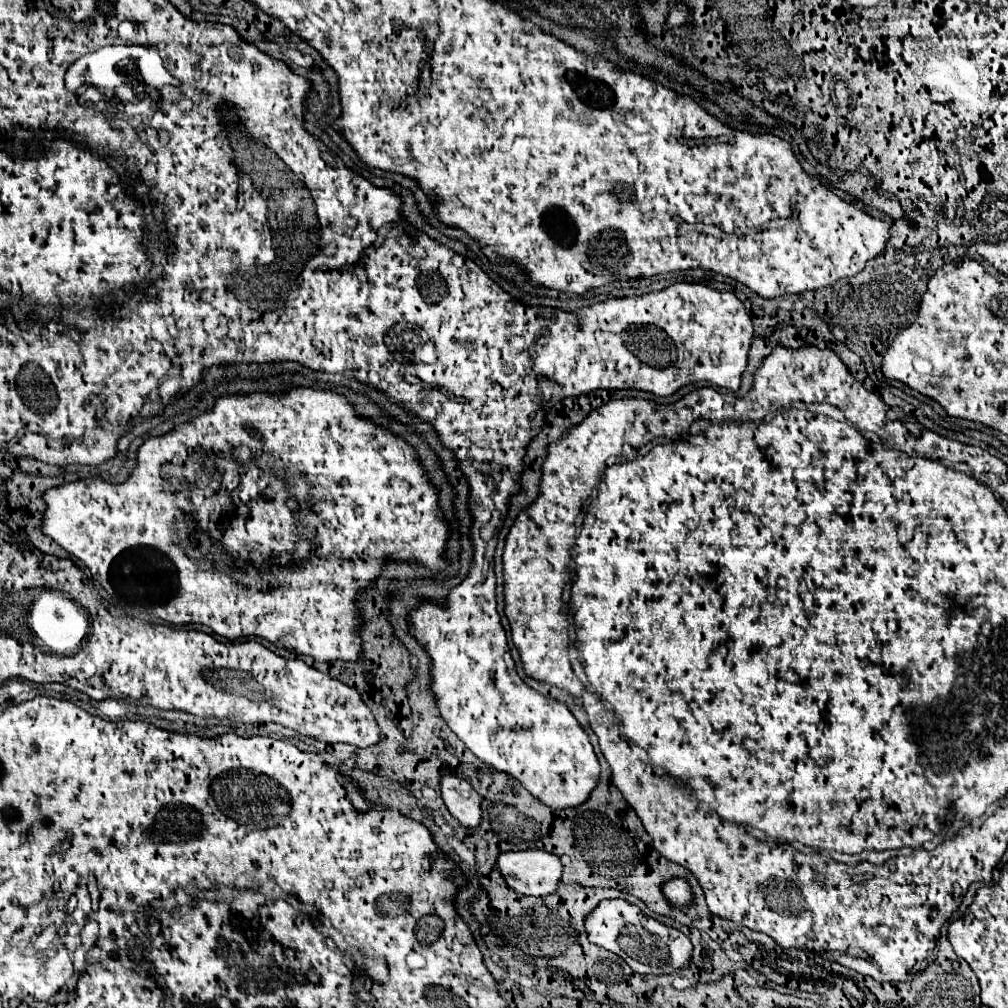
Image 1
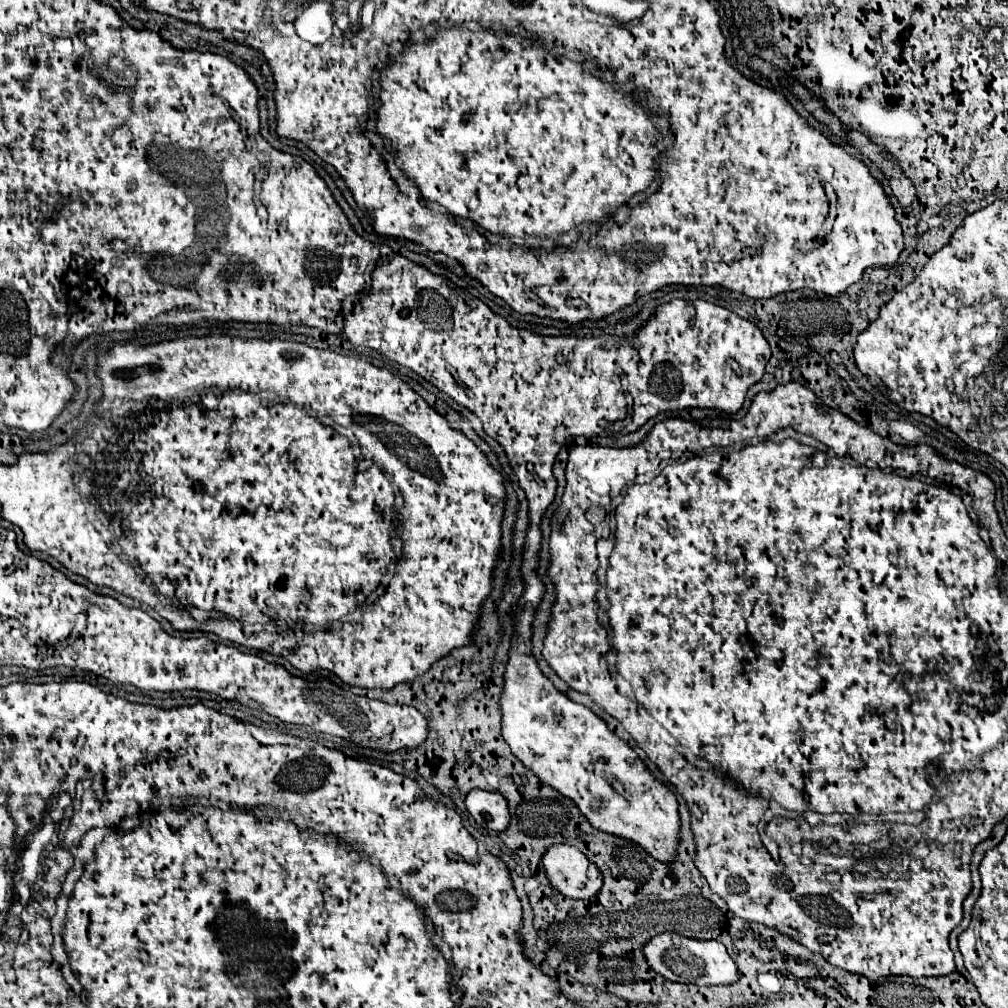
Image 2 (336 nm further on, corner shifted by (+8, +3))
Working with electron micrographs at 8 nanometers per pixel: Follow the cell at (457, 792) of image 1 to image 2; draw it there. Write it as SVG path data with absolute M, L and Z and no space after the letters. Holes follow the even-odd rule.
M471 790L465 798L467 812L475 818L475 822L483 824L483 828L501 832L509 824L507 800L499 792L487 790Z

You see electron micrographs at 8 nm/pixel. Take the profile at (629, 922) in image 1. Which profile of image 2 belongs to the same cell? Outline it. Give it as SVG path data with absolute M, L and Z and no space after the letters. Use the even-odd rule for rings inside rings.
M663 932L653 936L641 946L641 952L651 970L661 974L671 982L681 984L697 984L697 986L717 986L717 984L733 984L737 980L737 966L727 954L725 946L717 940L695 940L687 936L679 936L673 932Z

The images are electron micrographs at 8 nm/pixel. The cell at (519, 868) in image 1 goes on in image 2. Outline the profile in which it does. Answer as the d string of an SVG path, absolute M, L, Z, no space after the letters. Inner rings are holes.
M551 846L541 858L541 866L551 888L567 898L591 898L601 888L601 872L573 846Z

